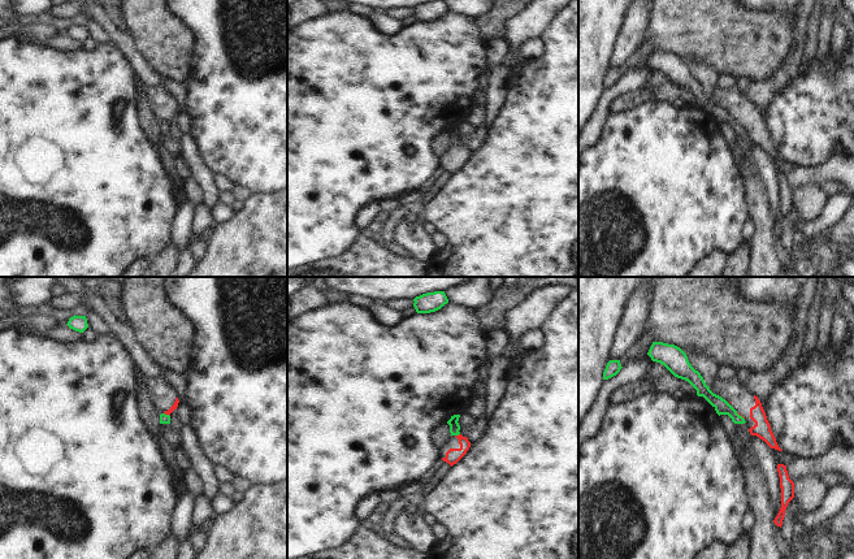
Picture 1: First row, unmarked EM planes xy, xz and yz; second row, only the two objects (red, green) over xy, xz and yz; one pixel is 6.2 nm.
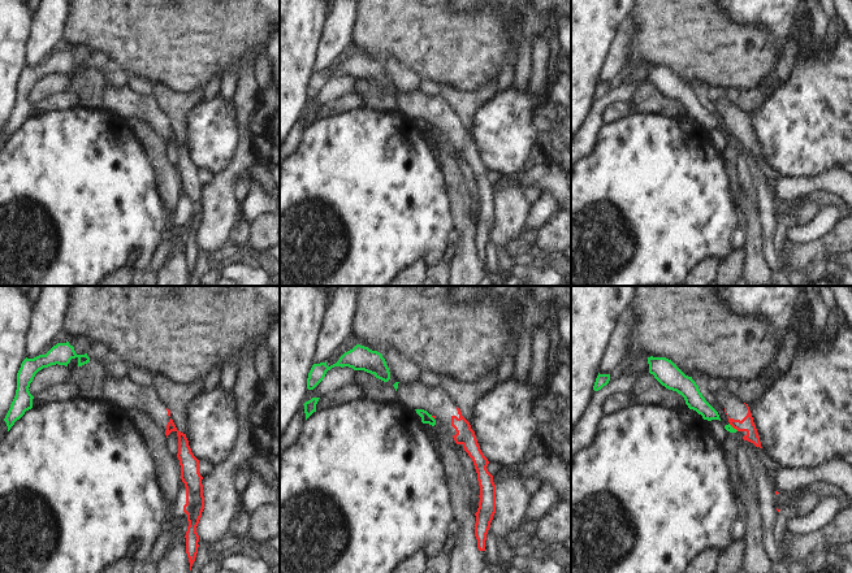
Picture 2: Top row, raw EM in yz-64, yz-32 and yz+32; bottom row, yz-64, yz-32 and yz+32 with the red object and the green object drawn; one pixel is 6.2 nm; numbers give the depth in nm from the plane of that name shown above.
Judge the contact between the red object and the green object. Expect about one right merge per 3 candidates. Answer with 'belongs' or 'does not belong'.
does not belong

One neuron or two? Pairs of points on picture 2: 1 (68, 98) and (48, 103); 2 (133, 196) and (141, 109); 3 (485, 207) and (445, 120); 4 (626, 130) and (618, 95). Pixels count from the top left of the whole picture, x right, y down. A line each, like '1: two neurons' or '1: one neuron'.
1: one neuron
2: two neurons
3: one neuron
4: two neurons

